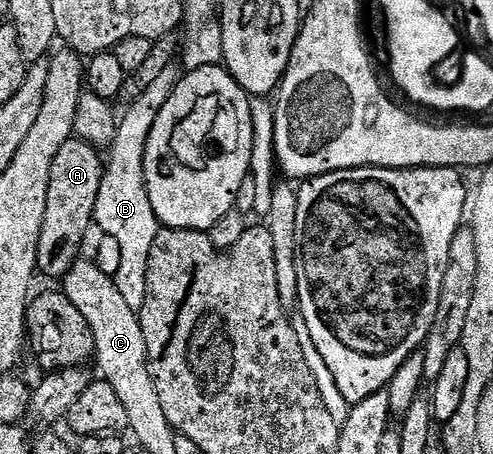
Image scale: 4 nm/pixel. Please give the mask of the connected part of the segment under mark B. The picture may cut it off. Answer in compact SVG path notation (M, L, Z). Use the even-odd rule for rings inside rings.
M171 65L140 93L140 97L129 104L126 116L121 116L118 125L118 136L114 138L113 147L108 151L108 162L104 167L100 193L96 197L96 209L93 222L98 231L116 237L120 241L121 271L112 278L120 289L124 301L134 311L139 312L144 305L146 292L146 266L148 257L152 253L152 241L156 241L160 224L156 213L152 209L152 201L148 197L146 177L144 175L144 153L148 145L148 137L152 133L152 125L164 109L168 97L176 89L180 71L177 66ZM178 70L178 71L177 71ZM110 155L110 159L109 159Z

